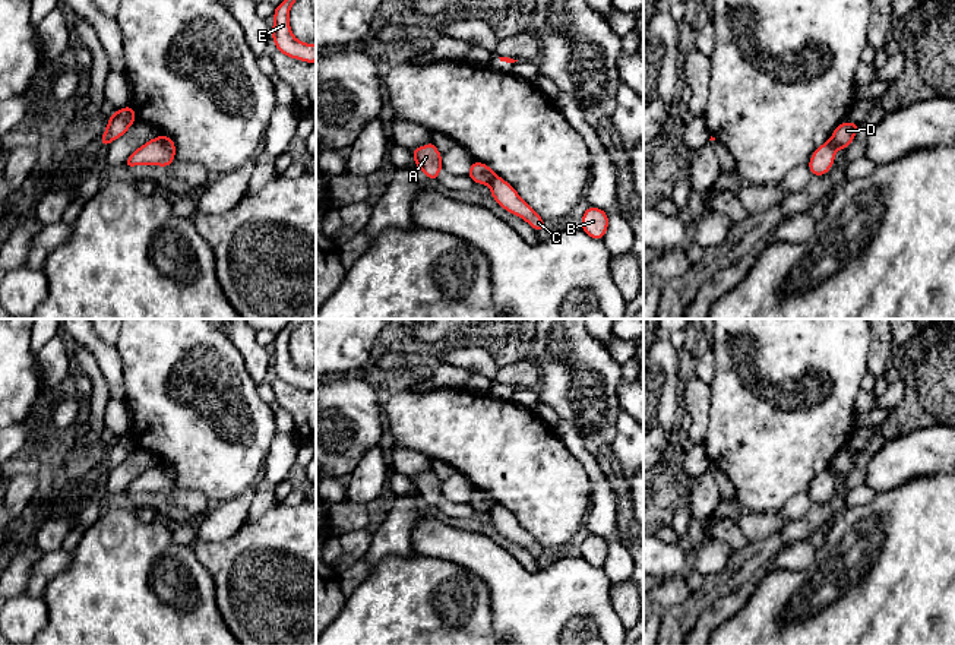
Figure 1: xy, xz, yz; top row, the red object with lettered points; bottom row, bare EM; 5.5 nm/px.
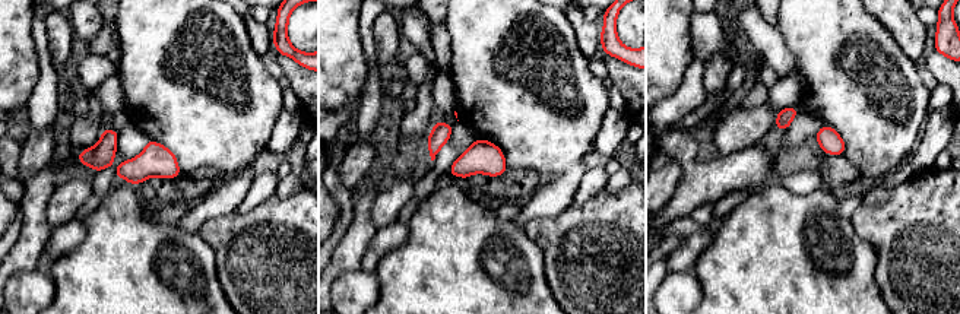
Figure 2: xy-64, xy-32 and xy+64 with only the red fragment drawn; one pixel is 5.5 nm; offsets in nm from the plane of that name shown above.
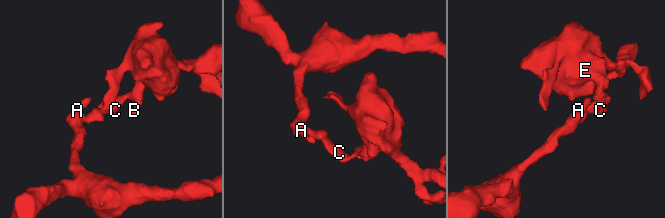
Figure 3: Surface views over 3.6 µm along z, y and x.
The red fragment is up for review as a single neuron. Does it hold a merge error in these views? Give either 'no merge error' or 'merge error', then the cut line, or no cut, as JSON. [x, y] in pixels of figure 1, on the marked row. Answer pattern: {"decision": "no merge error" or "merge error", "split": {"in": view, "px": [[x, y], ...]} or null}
{"decision": "merge error", "split": {"in": "xy", "px": [[158, 136], [173, 151]]}}

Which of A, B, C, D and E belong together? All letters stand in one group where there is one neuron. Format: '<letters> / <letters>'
A / B C D E

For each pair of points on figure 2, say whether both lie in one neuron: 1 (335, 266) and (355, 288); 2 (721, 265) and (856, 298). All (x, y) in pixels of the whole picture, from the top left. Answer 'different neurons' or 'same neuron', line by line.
1: different neurons
2: same neuron

